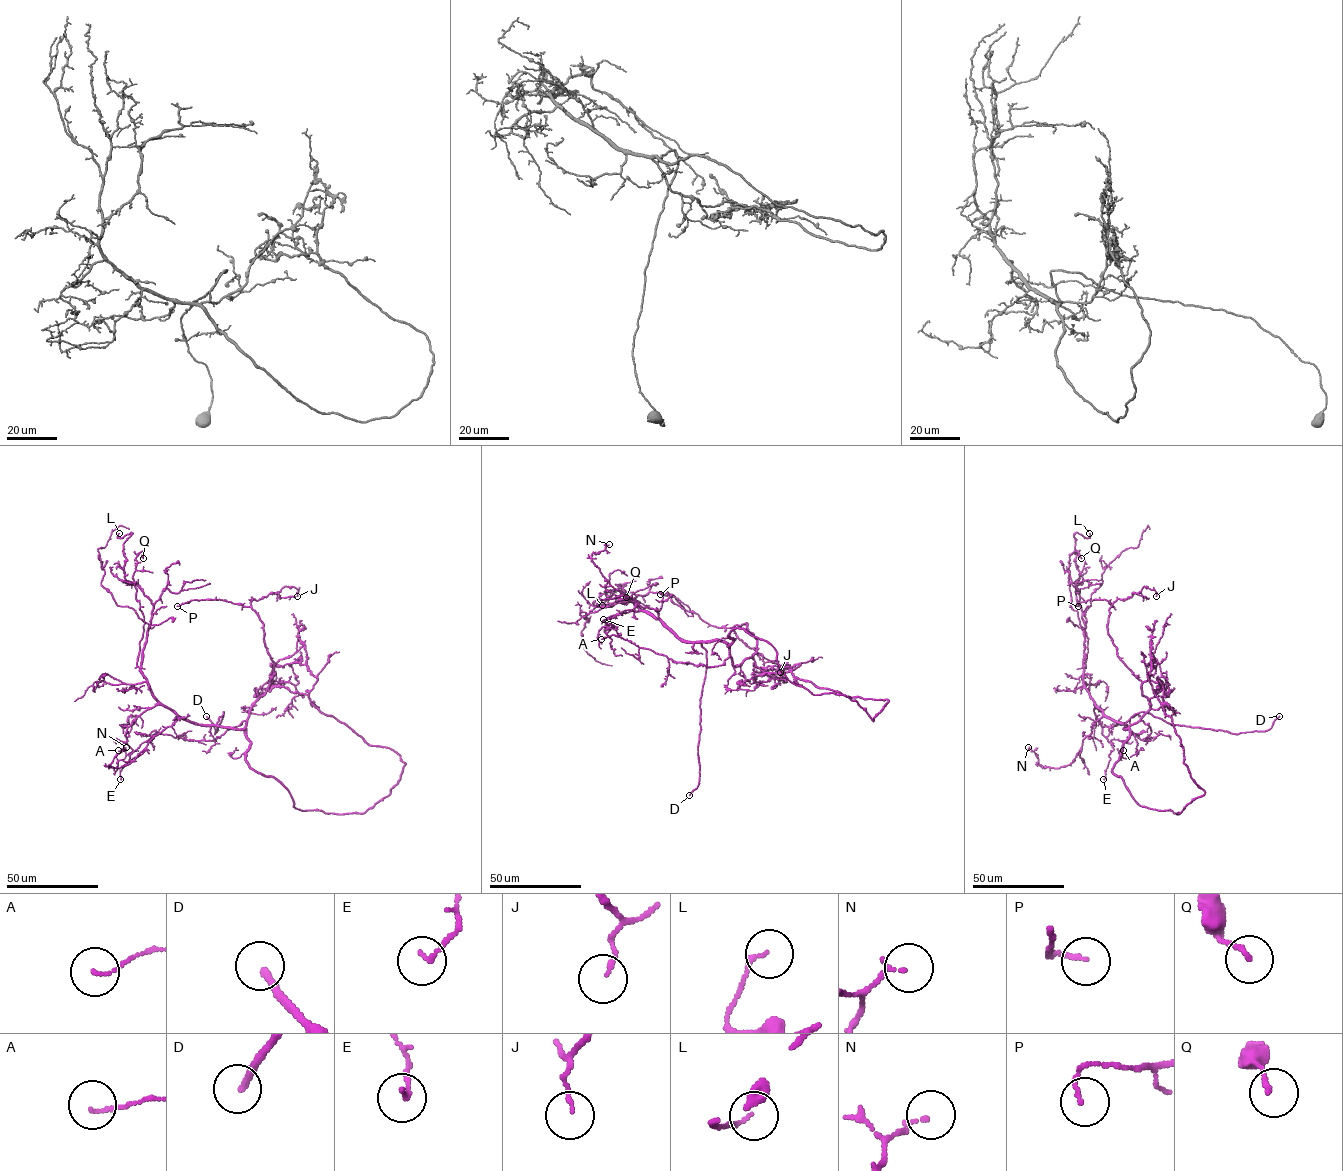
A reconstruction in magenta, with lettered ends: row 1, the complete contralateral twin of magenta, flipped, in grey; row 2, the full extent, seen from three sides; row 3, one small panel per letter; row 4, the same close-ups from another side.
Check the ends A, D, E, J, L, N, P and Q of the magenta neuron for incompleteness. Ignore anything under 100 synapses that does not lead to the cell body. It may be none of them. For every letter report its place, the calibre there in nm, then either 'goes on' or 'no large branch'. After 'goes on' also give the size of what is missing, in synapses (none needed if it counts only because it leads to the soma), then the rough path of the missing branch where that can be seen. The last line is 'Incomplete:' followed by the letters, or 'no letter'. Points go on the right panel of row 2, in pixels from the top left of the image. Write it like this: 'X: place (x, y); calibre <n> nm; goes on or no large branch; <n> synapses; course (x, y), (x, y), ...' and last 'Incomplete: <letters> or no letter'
A: place (1123, 750); calibre 100 nm; no large branch
D: place (1279, 716); calibre 240 nm; goes on; course (1279, 716), (1290, 698)
E: place (1103, 779); calibre 150 nm; no large branch
J: place (1156, 596); calibre 110 nm; no large branch
L: place (1089, 533); calibre 120 nm; no large branch
N: place (1028, 747); calibre 120 nm; no large branch
P: place (1078, 606); calibre 100 nm; no large branch
Q: place (1081, 558); calibre 130 nm; no large branch
Incomplete: D

